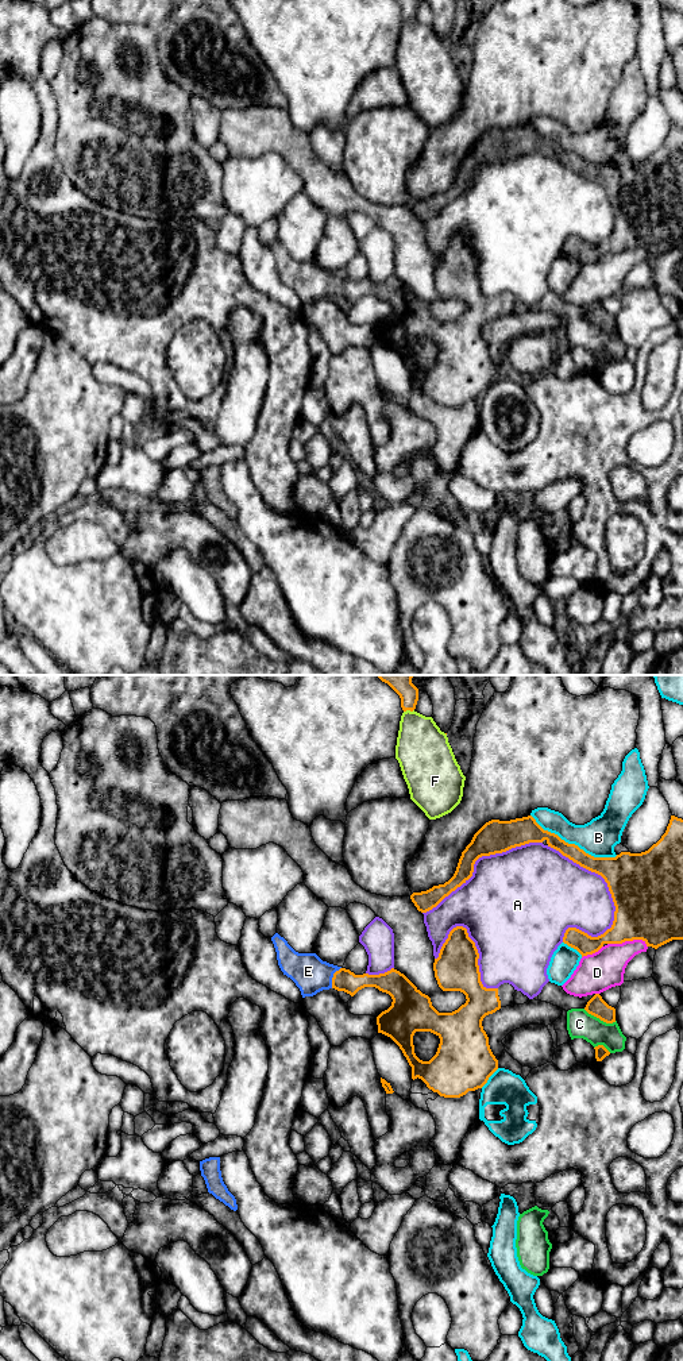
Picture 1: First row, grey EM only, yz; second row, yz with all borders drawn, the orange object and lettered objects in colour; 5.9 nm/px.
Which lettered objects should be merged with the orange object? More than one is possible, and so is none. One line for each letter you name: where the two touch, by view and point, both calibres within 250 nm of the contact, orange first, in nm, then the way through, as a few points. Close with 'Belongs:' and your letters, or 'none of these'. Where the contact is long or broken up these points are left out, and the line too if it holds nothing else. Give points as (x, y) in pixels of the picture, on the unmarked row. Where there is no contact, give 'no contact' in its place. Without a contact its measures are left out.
E: meets orange in yz at (332, 286); 130 nm thick on the orange side, 220 nm on the other; runs through yz (343, 288), (332, 286), (312, 284), (308, 280)
Belongs: E

